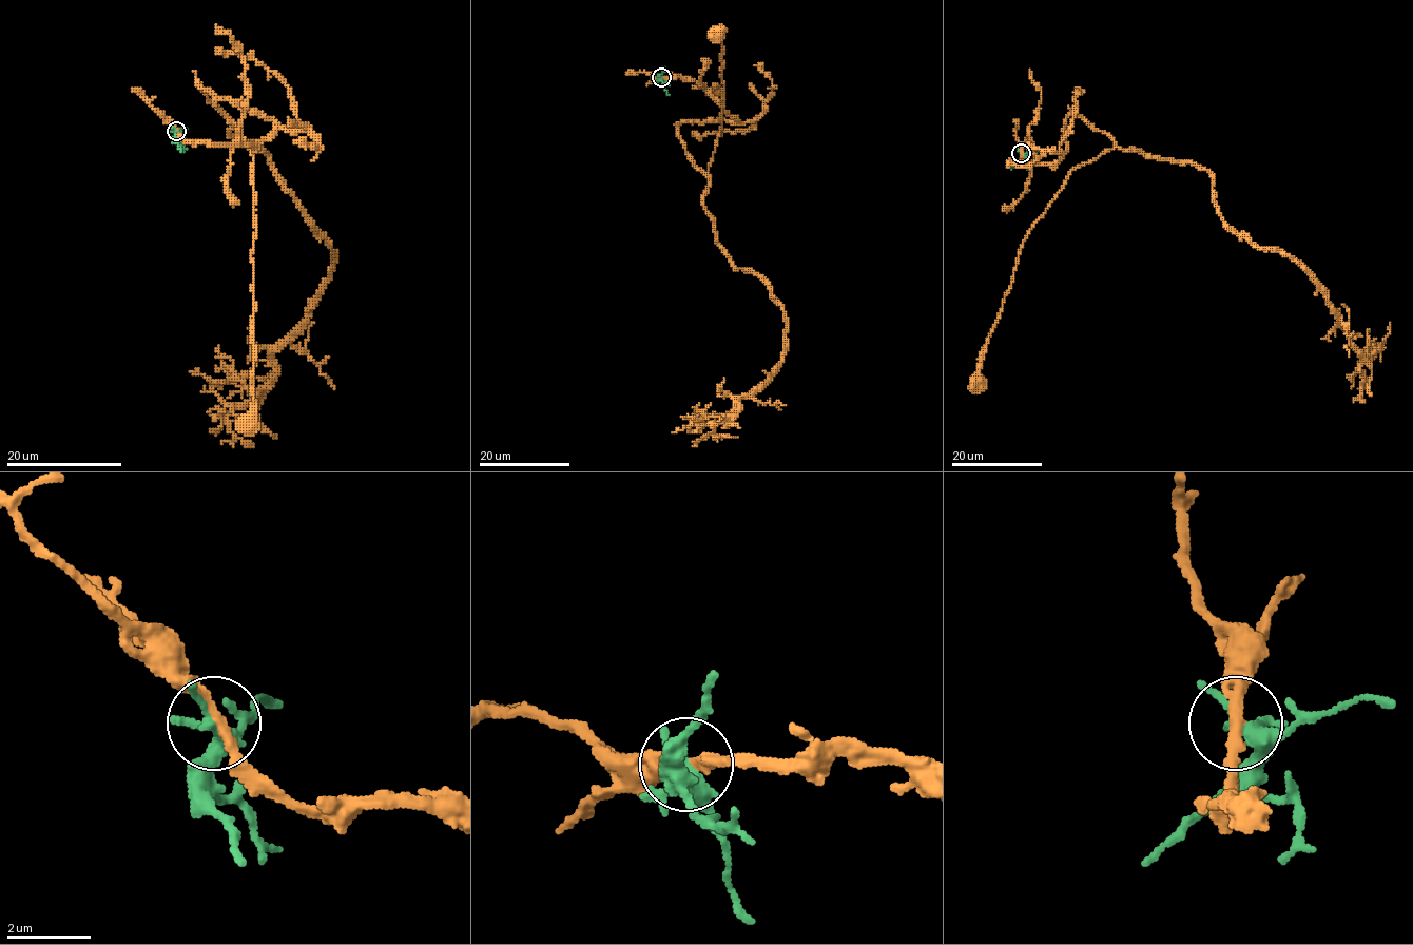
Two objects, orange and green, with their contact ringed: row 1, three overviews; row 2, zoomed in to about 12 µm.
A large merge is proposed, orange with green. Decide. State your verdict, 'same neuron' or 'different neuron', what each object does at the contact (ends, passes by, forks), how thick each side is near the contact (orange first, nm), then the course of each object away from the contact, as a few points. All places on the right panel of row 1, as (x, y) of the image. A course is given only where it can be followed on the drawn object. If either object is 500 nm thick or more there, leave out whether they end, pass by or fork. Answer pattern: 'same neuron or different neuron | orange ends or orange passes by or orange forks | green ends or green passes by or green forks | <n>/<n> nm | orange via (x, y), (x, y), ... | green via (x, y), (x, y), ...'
different neuron | orange passes by | green forks | 280/260 nm | orange via (1021, 153), (1020, 162), (1056, 162), (1068, 115), (1117, 146), (1069, 172), (1029, 231), (980, 382) | green via (1021, 153), (1023, 157), (1010, 169)

